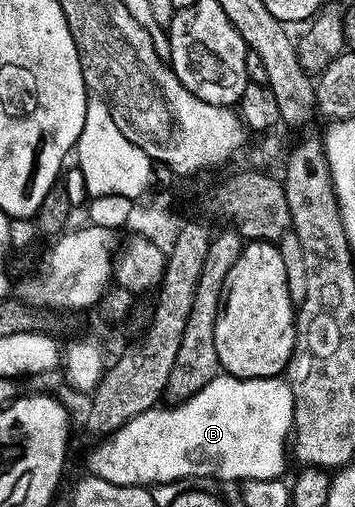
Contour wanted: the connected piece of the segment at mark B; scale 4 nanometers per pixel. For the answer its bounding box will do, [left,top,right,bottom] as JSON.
[86,372,295,486]

